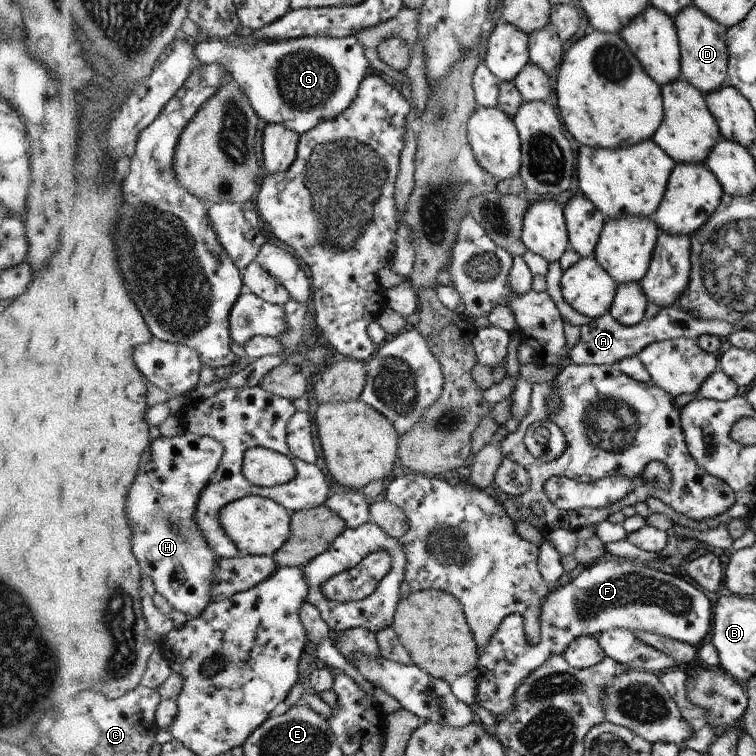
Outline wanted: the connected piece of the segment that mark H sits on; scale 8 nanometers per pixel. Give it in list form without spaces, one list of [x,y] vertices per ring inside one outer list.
[[[183,432],[175,437],[156,439],[145,453],[141,472],[134,482],[129,497],[129,517],[134,527],[134,550],[143,568],[143,577],[152,578],[155,590],[166,596],[173,606],[188,618],[198,618],[206,612],[212,600],[214,578],[221,556],[210,546],[200,524],[197,523],[198,506],[202,495],[217,474],[227,453],[226,446],[217,437]]]

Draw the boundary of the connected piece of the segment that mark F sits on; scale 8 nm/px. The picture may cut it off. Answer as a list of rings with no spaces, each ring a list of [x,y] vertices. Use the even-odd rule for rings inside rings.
[[[611,559],[586,566],[565,585],[550,591],[542,603],[540,642],[530,644],[525,635],[525,618],[521,614],[506,616],[499,631],[477,664],[477,704],[496,718],[517,708],[515,694],[524,680],[554,656],[565,654],[573,640],[581,636],[600,636],[602,632],[625,628],[649,632],[696,646],[712,632],[712,606],[702,590],[680,576],[648,568],[638,559]]]

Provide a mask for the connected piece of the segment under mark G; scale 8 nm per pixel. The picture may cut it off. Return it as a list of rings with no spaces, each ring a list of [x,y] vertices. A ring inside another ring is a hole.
[[[244,31],[232,39],[199,39],[196,56],[201,63],[226,64],[230,75],[234,76],[242,90],[246,92],[246,96],[254,105],[254,110],[262,116],[264,122],[284,124],[300,135],[310,132],[310,129],[316,127],[322,120],[330,120],[341,115],[357,98],[362,80],[373,72],[356,35],[344,38],[311,36],[296,40],[266,40],[256,44],[250,44],[246,37],[247,33]]]

